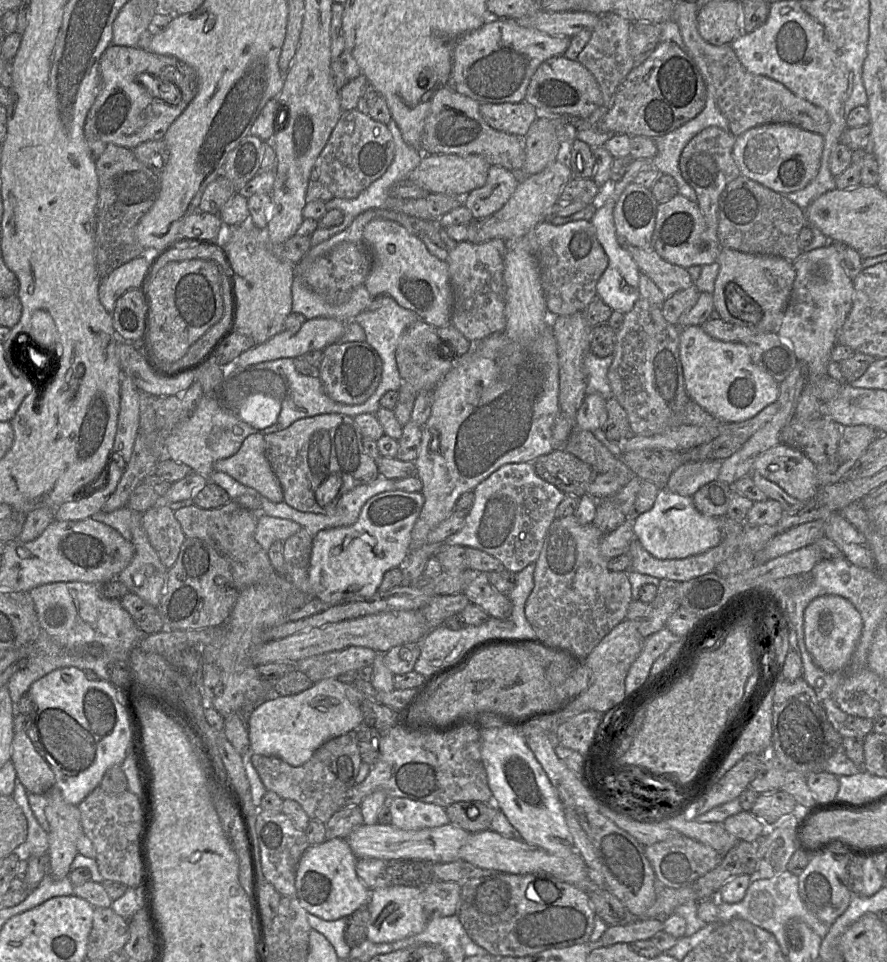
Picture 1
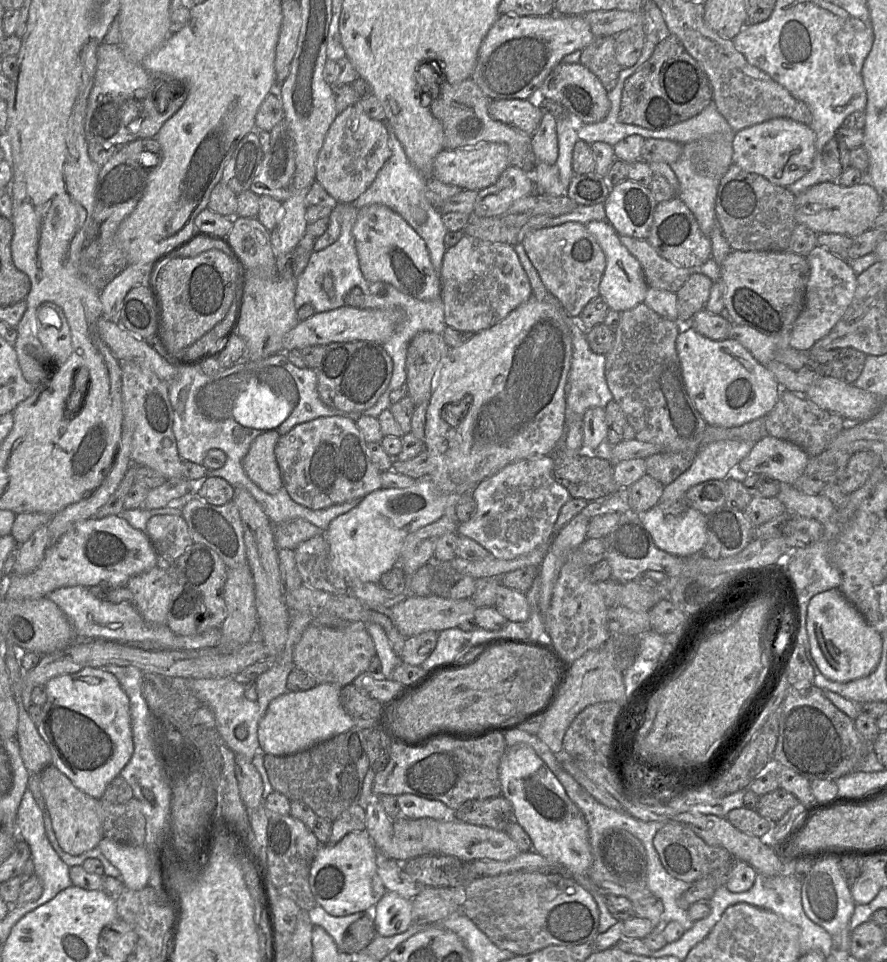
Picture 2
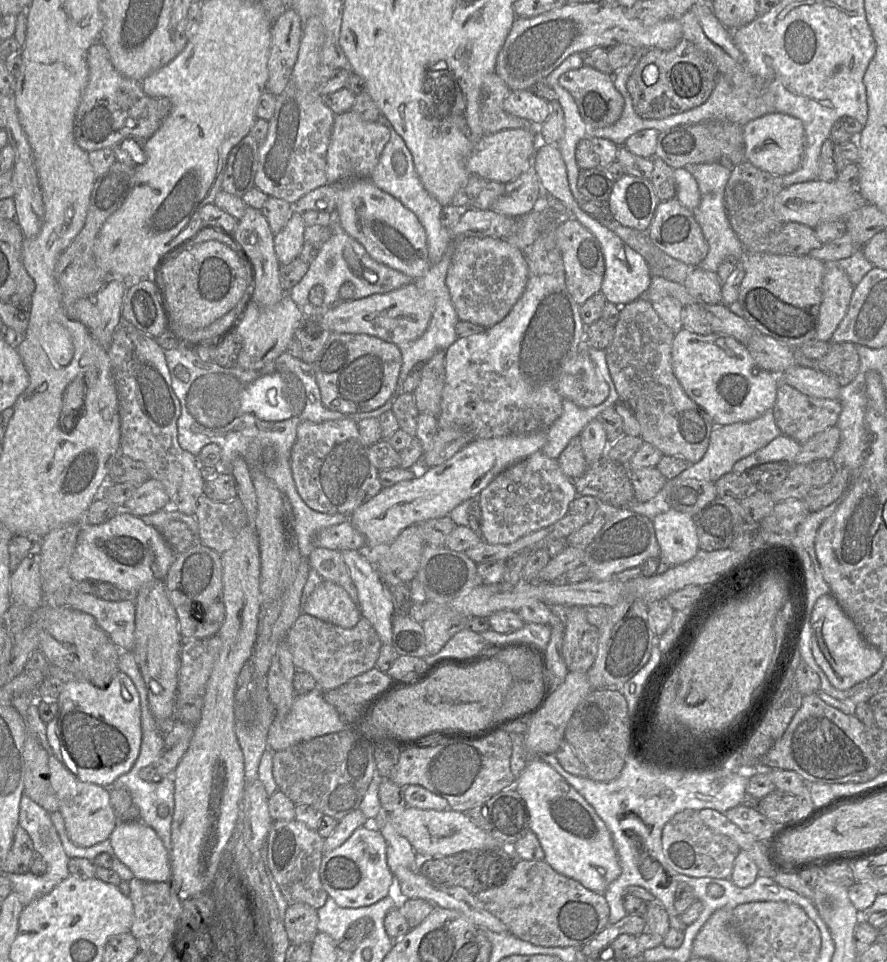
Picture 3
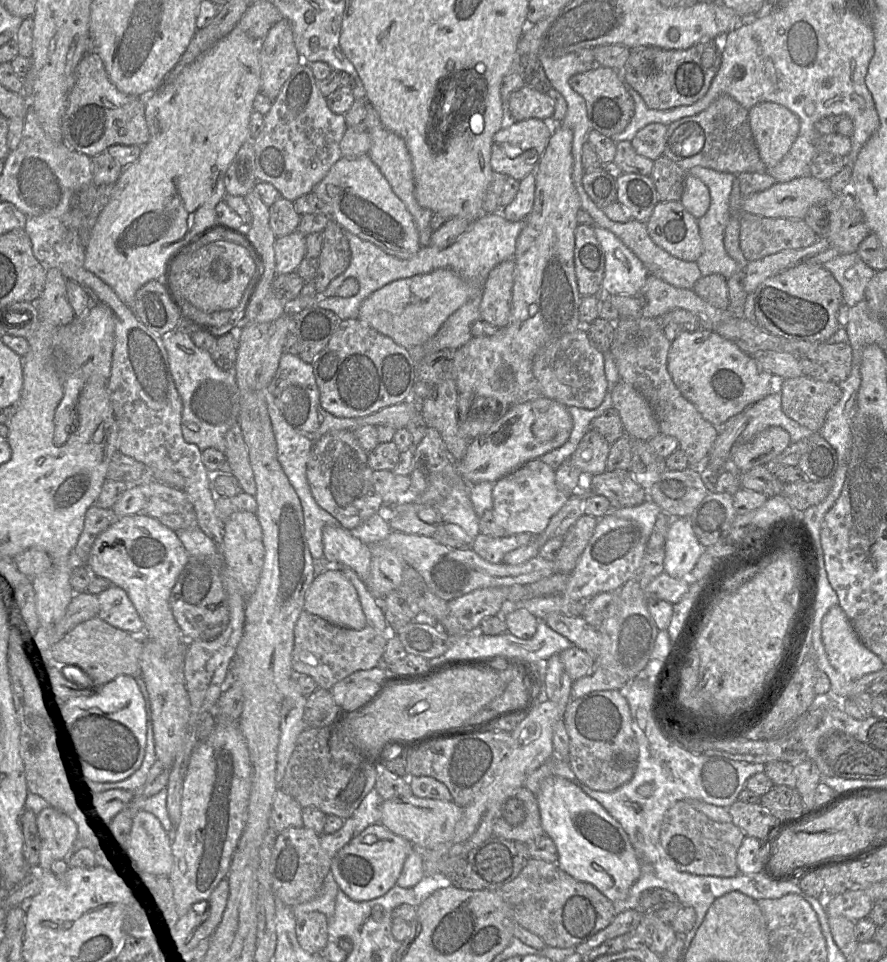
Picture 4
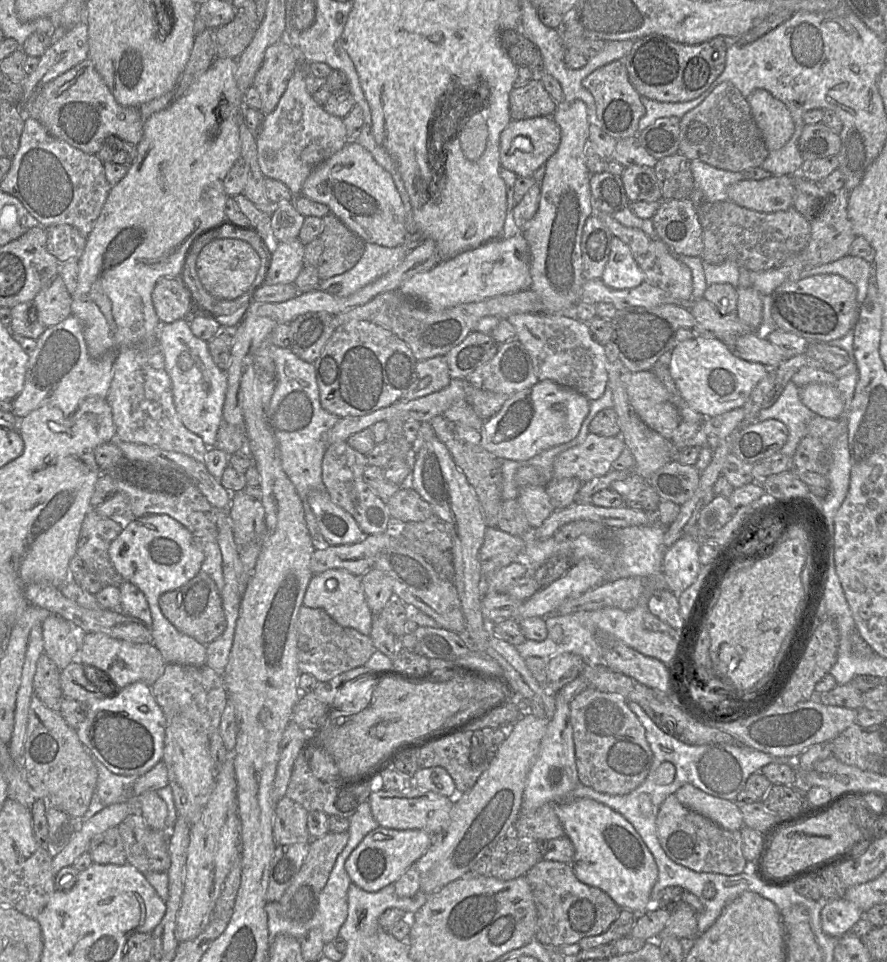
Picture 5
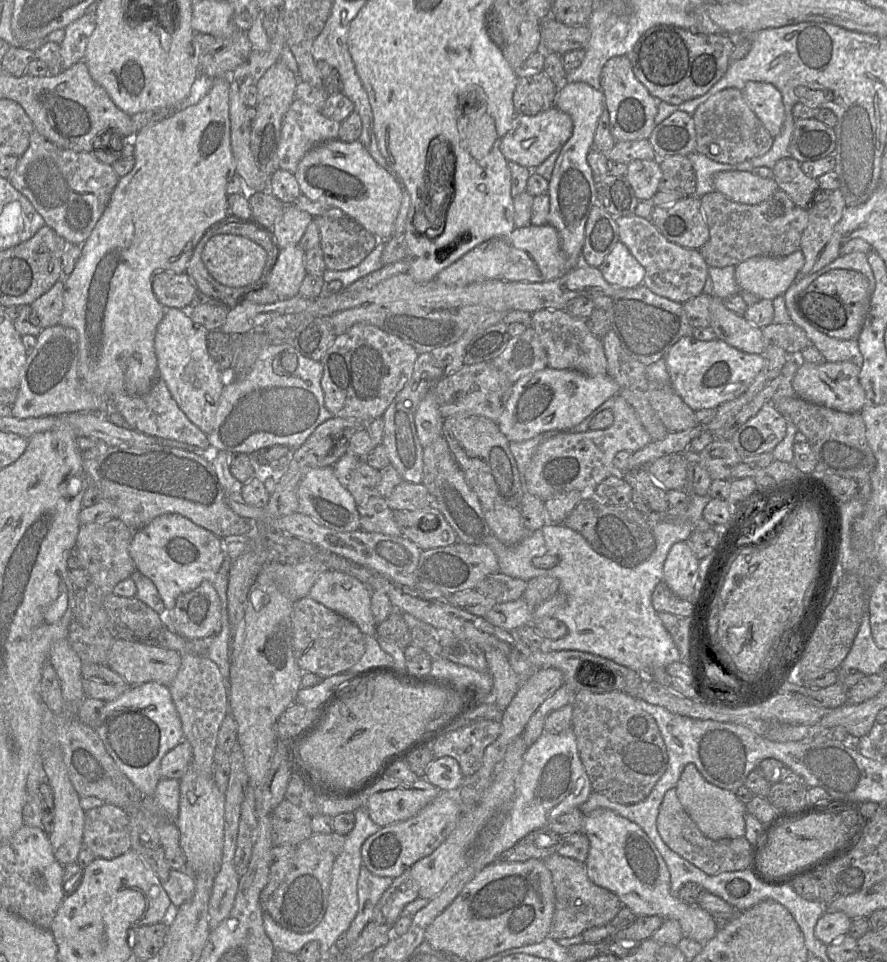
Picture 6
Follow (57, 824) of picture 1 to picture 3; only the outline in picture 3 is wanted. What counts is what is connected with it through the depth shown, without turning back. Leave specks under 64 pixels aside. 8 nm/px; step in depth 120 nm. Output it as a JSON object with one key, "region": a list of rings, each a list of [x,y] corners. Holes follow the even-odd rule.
{"region":[[[53,755],[48,760],[48,767],[50,783],[58,799],[59,812],[71,842],[79,847],[91,847],[109,839],[118,824],[110,803],[109,789],[80,781]]]}

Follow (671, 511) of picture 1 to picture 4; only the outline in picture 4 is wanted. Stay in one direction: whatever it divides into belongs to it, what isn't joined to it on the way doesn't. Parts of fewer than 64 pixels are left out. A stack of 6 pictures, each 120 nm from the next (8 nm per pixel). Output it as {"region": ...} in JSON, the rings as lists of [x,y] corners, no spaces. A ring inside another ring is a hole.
{"region":[[[689,517],[673,518],[664,543],[663,571],[676,579],[687,579],[705,548],[700,544]]]}

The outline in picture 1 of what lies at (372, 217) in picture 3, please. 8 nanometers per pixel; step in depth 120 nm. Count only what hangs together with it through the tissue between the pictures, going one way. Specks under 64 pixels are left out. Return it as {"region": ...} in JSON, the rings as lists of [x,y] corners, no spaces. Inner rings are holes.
{"region":[[[371,220],[363,229],[363,243],[372,258],[364,285],[373,298],[389,295],[435,328],[450,324],[453,292],[446,260],[433,256],[421,239],[391,220]]]}

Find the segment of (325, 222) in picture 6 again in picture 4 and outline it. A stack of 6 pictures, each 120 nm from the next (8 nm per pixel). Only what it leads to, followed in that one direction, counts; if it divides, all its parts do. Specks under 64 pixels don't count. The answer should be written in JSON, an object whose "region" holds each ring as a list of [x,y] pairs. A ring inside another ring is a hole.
{"region":[[[333,219],[323,230],[322,249],[318,259],[319,266],[314,284],[317,294],[322,294],[328,284],[348,268],[351,261],[351,250],[345,230]]]}

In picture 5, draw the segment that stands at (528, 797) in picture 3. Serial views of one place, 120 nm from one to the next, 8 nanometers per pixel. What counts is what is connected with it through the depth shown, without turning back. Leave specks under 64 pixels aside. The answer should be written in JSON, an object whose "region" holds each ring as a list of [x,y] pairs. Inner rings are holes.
{"region":[[[583,798],[568,804],[556,804],[555,813],[565,836],[571,840],[575,849],[571,866],[577,879],[607,893],[621,909],[628,909],[636,914],[650,909],[650,894],[657,881],[658,868],[653,855],[632,824],[618,812],[592,799]]]}

